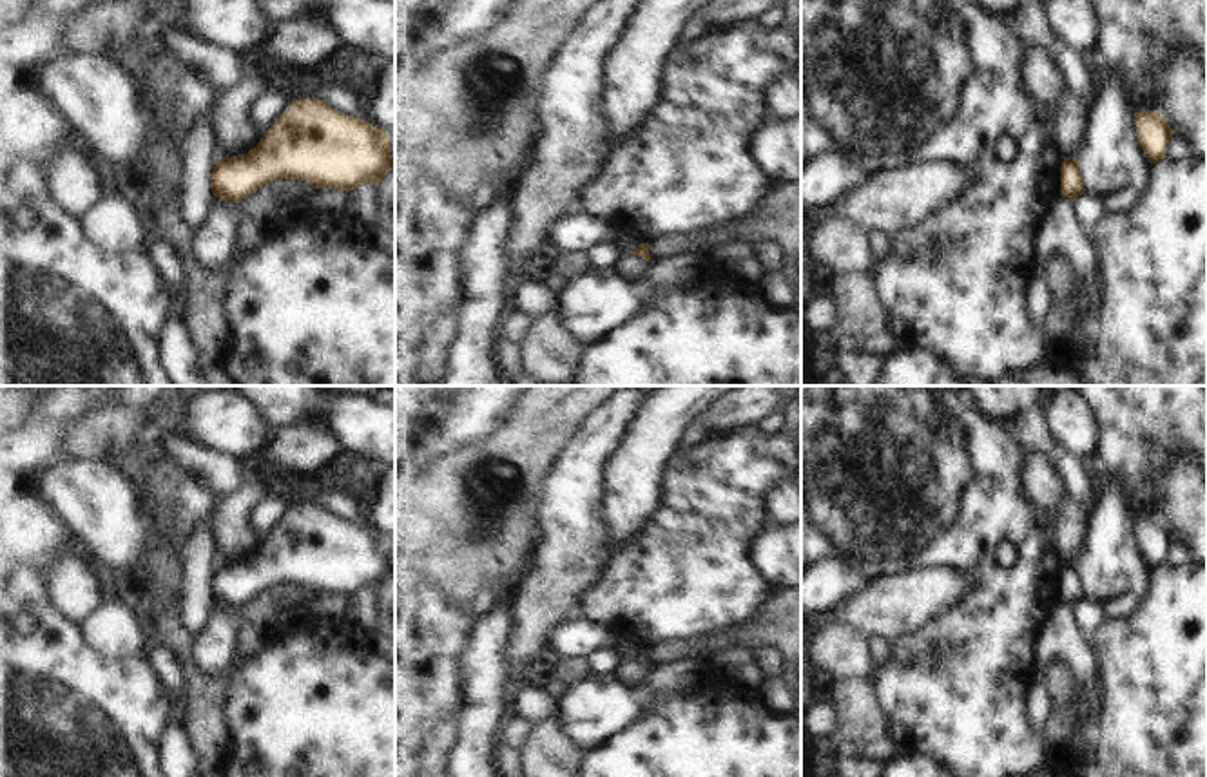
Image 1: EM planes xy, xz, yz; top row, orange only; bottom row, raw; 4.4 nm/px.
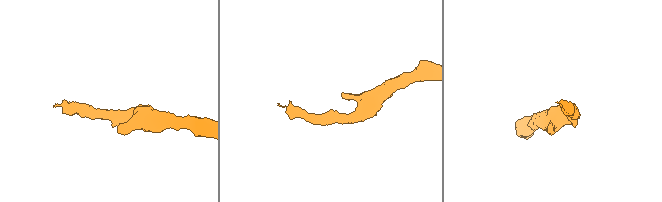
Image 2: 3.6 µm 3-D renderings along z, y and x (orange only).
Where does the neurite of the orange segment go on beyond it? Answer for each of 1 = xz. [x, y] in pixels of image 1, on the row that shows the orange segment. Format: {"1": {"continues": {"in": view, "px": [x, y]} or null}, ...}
{"1": {"continues": null}}

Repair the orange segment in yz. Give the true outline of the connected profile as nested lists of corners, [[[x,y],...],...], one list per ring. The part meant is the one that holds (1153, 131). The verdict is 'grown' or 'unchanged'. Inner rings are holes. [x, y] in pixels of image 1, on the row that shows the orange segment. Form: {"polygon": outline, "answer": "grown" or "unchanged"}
{"polygon": [[[1138,110],[1135,118],[1136,138],[1147,161],[1153,165],[1164,159],[1169,139],[1174,134],[1164,114],[1160,110]]], "answer": "unchanged"}

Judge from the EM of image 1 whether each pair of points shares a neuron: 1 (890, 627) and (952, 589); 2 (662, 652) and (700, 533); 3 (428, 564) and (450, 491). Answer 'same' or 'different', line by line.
1: same
2: different
3: same

